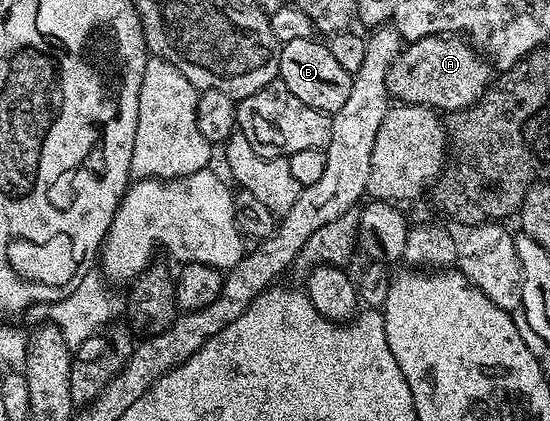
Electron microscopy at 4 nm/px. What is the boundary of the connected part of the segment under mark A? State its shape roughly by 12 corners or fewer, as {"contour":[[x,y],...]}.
{"contour":[[462,35],[411,41],[386,86],[403,105],[457,111],[492,84]]}

